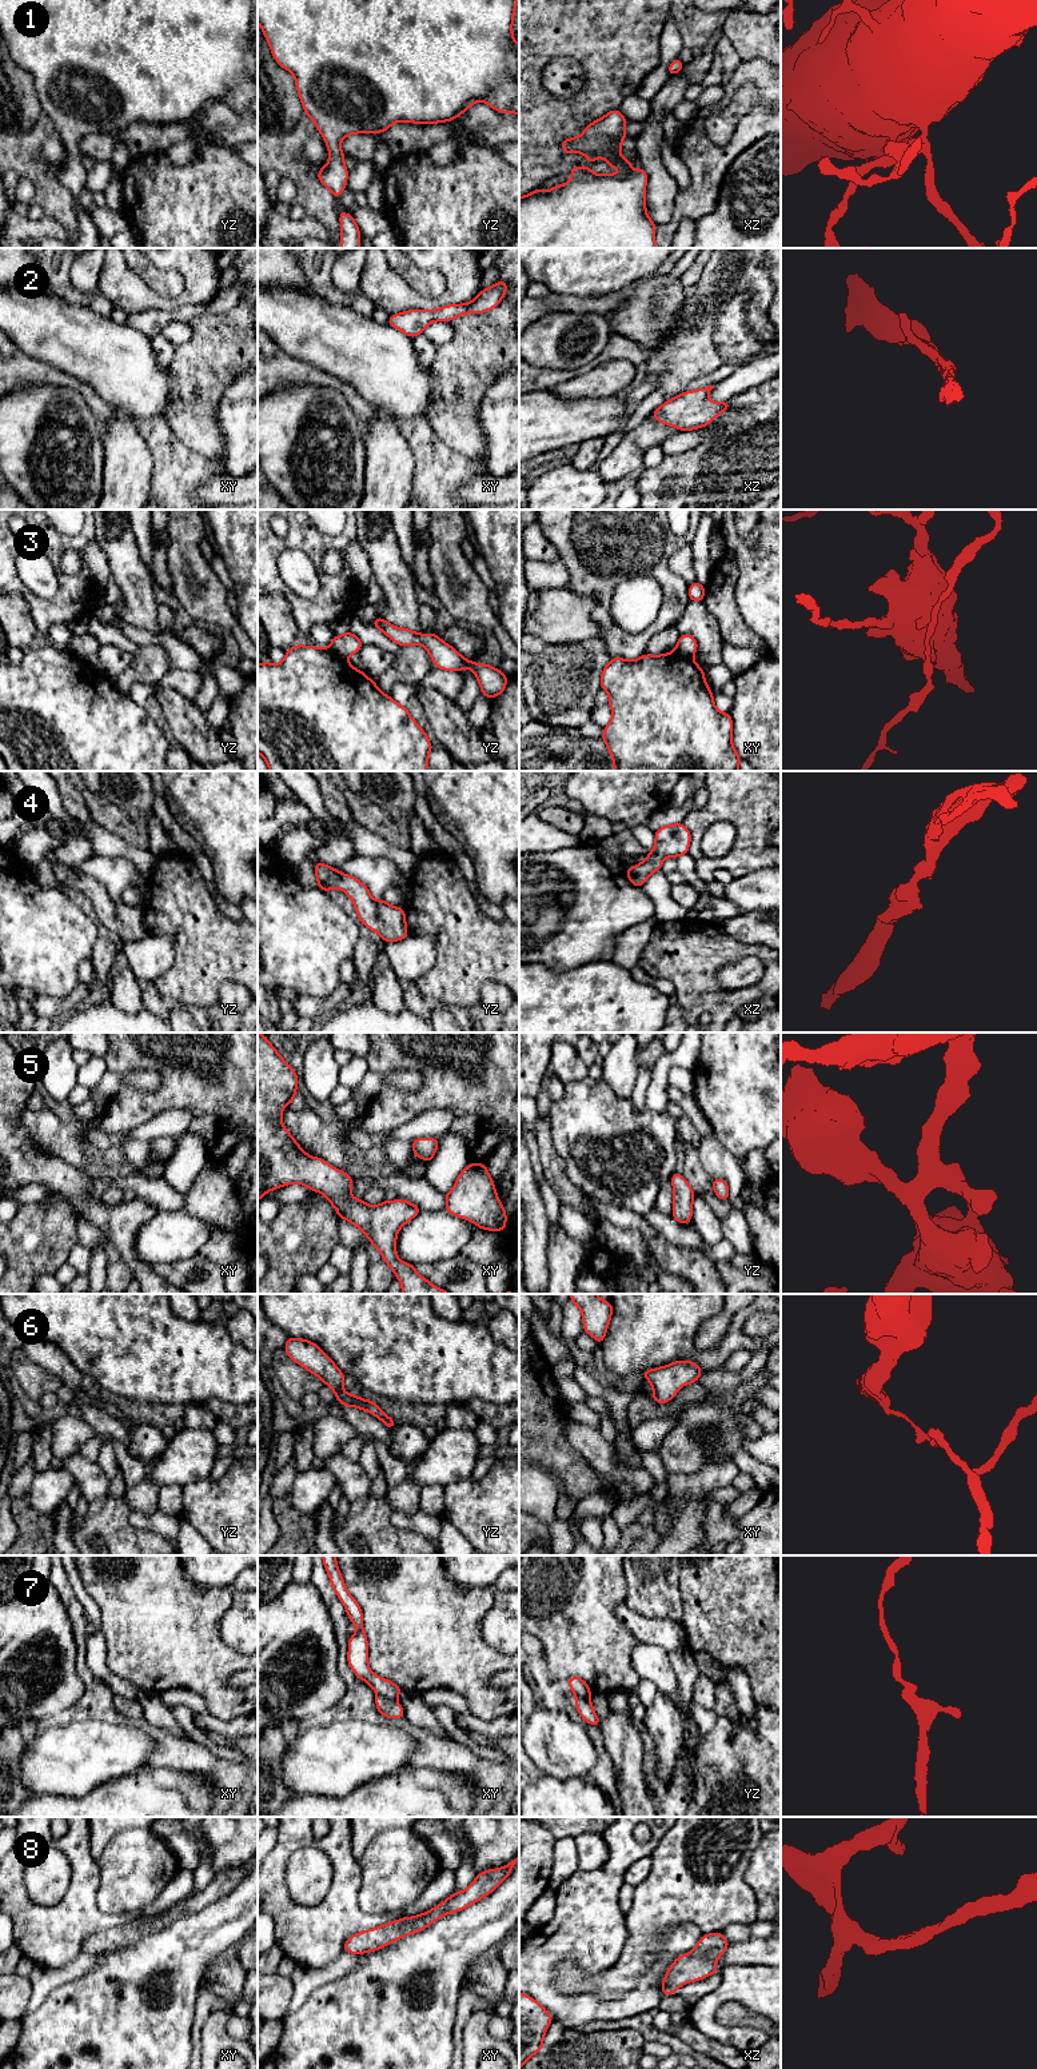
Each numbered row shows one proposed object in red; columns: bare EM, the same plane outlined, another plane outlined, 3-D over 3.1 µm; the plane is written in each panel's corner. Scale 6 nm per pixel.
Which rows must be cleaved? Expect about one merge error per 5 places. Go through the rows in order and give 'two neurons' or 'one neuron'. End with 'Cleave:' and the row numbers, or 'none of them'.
1: one neuron
2: one neuron
3: two neurons
4: one neuron
5: one neuron
6: two neurons
7: two neurons
8: one neuron
Cleave: 3, 6, 7

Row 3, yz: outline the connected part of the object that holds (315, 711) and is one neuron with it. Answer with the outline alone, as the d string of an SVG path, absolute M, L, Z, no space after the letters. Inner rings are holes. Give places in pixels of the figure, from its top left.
M296 644L282 663L258 663L258 752L270 771L427 771L431 743L404 706L326 648Z

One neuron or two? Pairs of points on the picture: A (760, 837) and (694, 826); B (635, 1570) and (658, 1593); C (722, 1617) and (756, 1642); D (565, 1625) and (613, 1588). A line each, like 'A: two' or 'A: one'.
A: one
B: one
C: one
D: one

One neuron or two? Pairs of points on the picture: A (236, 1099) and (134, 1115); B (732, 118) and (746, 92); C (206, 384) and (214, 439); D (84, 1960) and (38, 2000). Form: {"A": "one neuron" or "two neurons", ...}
{"A": "one neuron", "B": "one neuron", "C": "one neuron", "D": "one neuron"}

